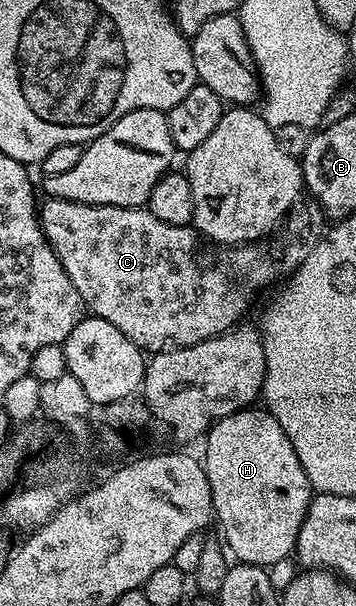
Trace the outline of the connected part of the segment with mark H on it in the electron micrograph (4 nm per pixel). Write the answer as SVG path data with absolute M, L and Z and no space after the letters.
M251 406L217 420L204 443L204 467L212 490L214 516L222 527L229 555L244 564L280 563L297 549L300 526L312 499L308 474L300 466L288 434L270 412Z

